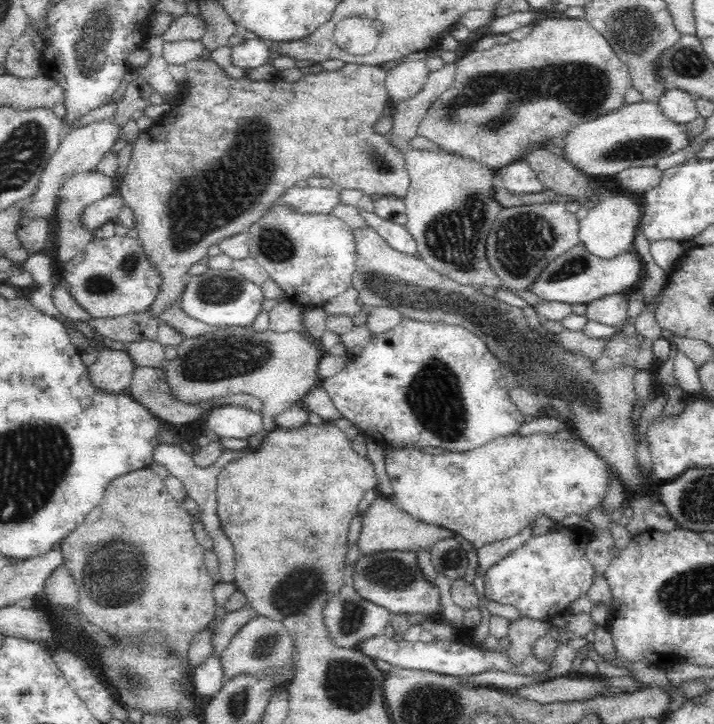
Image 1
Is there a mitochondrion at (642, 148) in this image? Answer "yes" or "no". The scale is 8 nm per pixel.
yes

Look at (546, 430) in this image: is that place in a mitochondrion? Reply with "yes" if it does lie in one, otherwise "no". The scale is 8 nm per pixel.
no

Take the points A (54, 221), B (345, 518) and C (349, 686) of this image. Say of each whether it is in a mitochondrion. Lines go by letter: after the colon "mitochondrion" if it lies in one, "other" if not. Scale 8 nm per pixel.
A: other
B: other
C: mitochondrion

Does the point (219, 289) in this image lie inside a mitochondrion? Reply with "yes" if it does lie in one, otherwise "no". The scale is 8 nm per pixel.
yes

